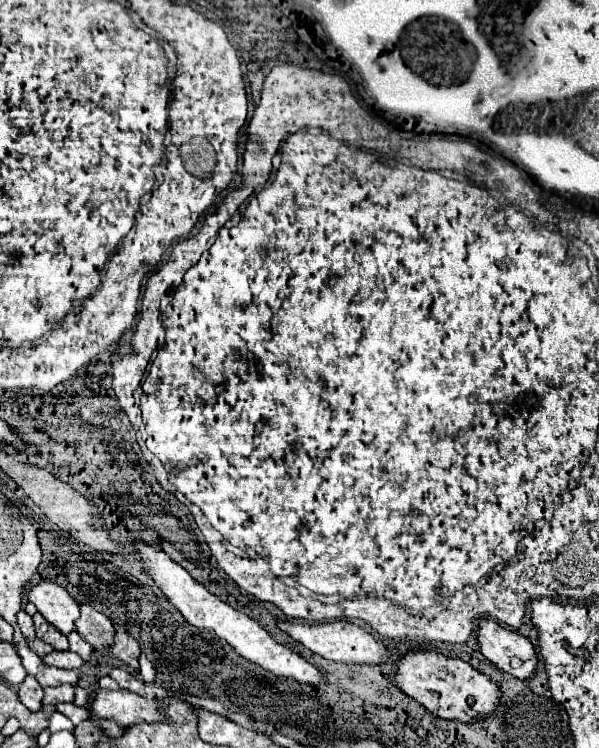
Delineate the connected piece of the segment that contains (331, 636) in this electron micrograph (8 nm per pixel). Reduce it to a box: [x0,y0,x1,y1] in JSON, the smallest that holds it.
[279,621,391,665]

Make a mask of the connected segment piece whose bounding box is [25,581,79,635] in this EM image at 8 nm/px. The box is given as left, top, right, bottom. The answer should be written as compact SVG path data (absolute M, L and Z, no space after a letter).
M39 581L29 587L27 599L37 607L37 611L55 625L61 633L71 633L75 629L75 619L79 617L79 607L73 597L53 581Z

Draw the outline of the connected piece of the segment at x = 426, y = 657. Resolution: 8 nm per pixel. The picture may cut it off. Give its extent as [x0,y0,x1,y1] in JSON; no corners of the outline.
[393,651,501,723]

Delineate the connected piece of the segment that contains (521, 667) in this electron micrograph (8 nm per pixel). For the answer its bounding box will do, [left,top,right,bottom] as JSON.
[479,621,539,679]

